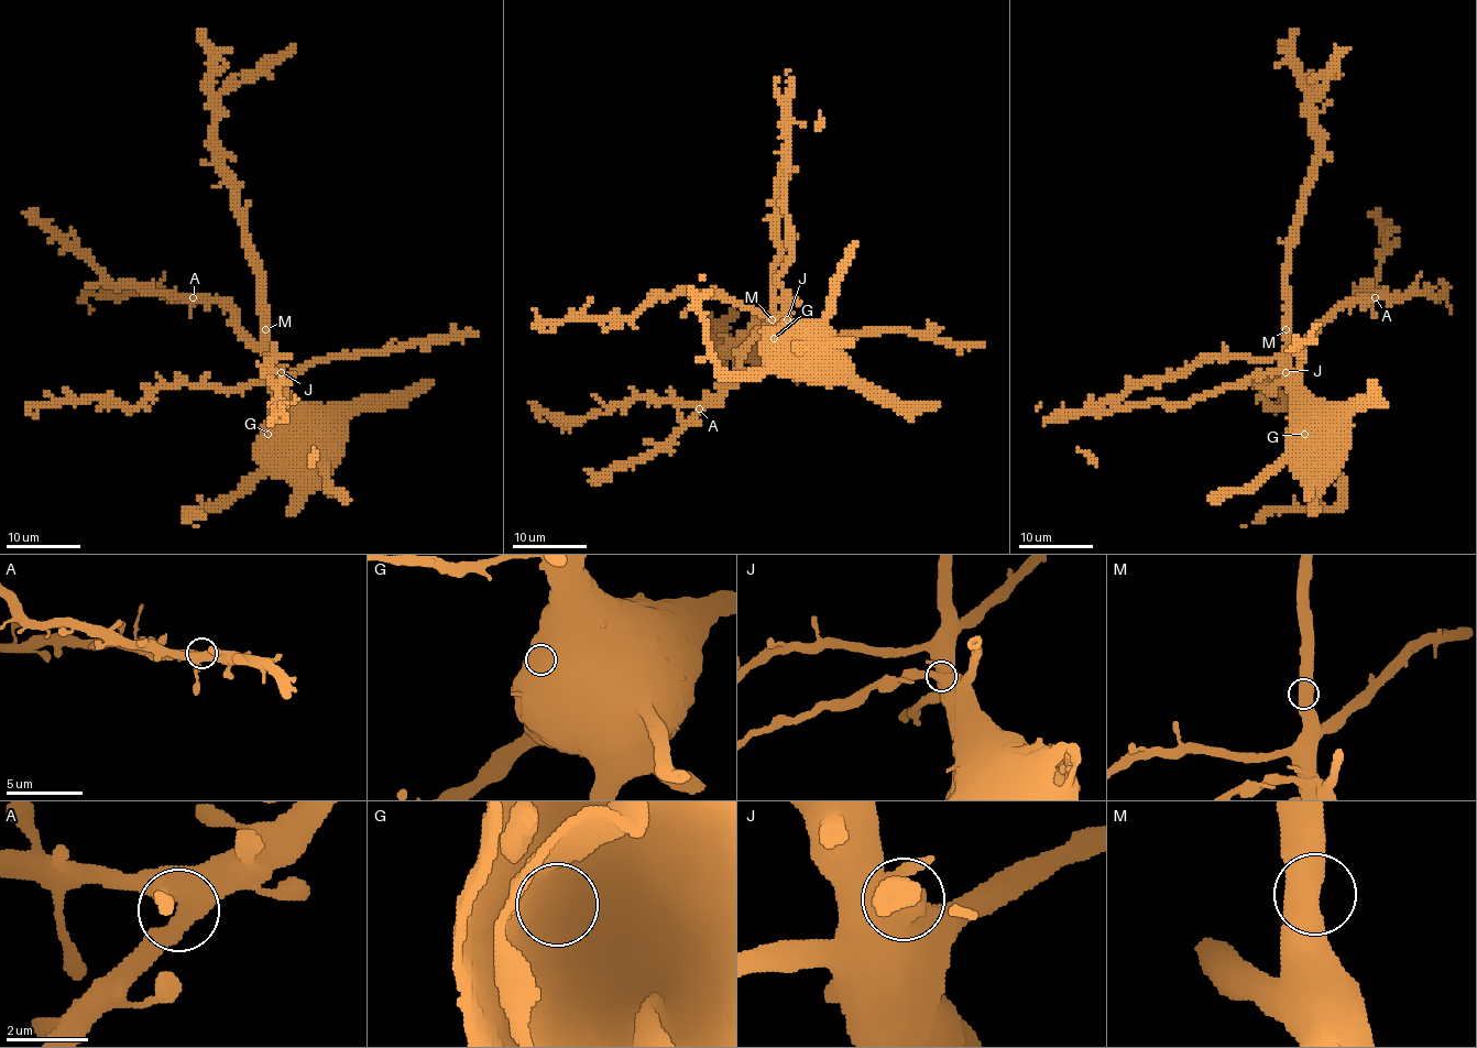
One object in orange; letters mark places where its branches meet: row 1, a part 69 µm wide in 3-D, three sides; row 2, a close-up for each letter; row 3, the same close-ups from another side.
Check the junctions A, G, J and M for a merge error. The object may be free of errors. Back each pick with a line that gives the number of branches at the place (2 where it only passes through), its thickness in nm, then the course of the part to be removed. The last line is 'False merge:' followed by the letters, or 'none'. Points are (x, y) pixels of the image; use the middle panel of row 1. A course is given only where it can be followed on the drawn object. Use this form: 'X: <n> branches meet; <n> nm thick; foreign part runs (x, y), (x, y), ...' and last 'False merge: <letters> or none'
J: 3 branches meet; 550 nm thick
False merge: J

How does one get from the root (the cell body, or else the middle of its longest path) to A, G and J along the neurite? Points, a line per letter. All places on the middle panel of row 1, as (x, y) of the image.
A: (766, 321), (761, 335), (746, 349), (742, 366), (699, 408)
G: (766, 321), (774, 321), (779, 327), (774, 338)
J: (766, 321), (787, 319)

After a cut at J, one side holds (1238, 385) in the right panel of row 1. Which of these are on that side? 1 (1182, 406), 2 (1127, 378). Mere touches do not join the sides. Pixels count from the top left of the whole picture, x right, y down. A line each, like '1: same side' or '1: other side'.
1: same side
2: other side

